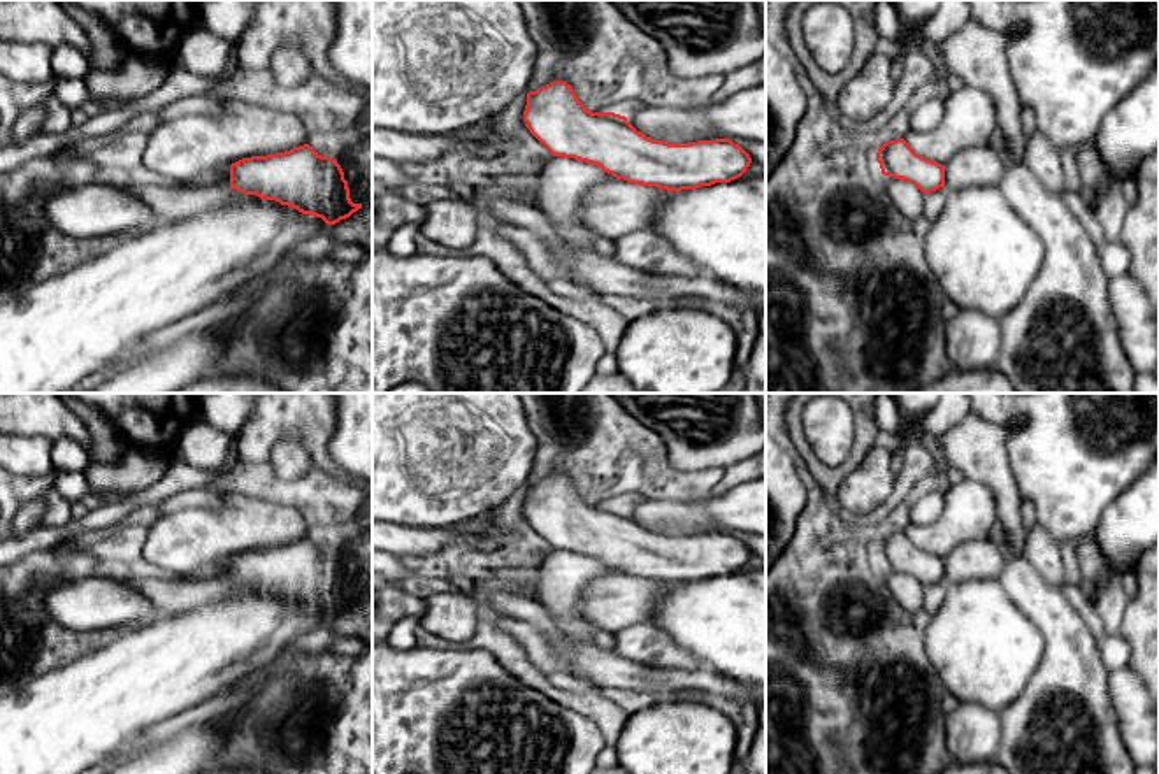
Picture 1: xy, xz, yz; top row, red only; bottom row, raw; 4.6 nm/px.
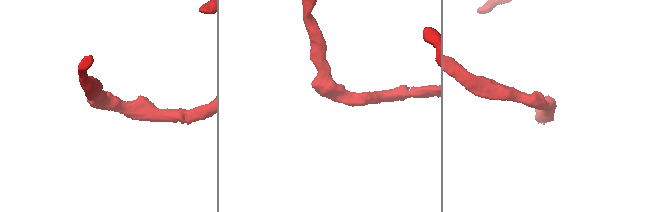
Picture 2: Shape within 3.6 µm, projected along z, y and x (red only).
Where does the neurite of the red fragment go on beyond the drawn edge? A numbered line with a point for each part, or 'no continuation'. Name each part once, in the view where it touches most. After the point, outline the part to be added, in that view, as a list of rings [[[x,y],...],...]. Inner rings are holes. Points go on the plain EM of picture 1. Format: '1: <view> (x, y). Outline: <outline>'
1: xz (615, 601). Outline: [[[606,572],[590,581],[581,600],[585,628],[616,634],[630,625],[651,623],[662,593],[671,584]]]

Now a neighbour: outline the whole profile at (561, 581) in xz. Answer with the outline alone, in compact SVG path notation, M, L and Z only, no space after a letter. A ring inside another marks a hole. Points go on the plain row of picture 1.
M553 549L534 574L534 597L564 628L581 634L581 600L588 584L606 572L613 569L597 558Z

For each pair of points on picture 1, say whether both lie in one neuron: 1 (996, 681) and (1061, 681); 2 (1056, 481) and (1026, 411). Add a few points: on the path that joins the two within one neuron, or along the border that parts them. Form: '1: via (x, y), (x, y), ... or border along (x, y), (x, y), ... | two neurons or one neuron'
1: border along (1045, 643), (1035, 674), (1024, 690), (1001, 711) | two neurons
2: via (1056, 464), (1056, 441), (1043, 429) | one neuron

